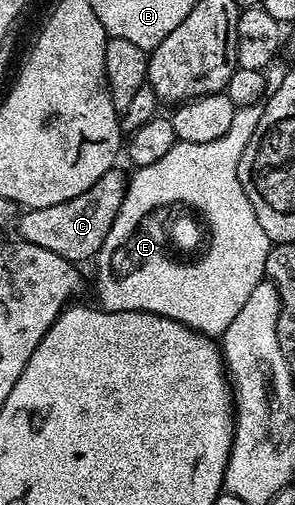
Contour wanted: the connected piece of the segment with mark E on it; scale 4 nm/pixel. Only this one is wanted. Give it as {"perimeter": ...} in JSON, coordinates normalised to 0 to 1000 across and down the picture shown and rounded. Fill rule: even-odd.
{"perimeter":[[[878,204],[847,210],[820,210],[800,216],[793,234],[780,234],[780,250],[739,273],[712,281],[603,281],[536,321],[508,321],[502,329],[461,333],[434,349],[434,374],[414,392],[414,404],[400,416],[400,428],[386,432],[386,444],[373,448],[373,459],[359,463],[359,475],[346,479],[336,499],[319,509],[325,523],[325,586],[336,608],[356,618],[505,618],[576,630],[590,638],[617,638],[634,650],[651,650],[661,657],[678,657],[692,665],[742,669],[759,663],[766,646],[780,646],[786,632],[807,624],[807,614],[820,614],[820,604],[834,590],[847,590],[861,566],[875,566],[881,556],[898,552],[902,511],[922,493],[922,477],[908,473],[902,455],[875,442],[875,432],[861,426],[861,412],[847,408],[847,392],[814,366],[807,352],[807,321],[820,321],[820,305],[861,273],[861,257],[875,250],[875,234],[888,234],[892,212]]]}

